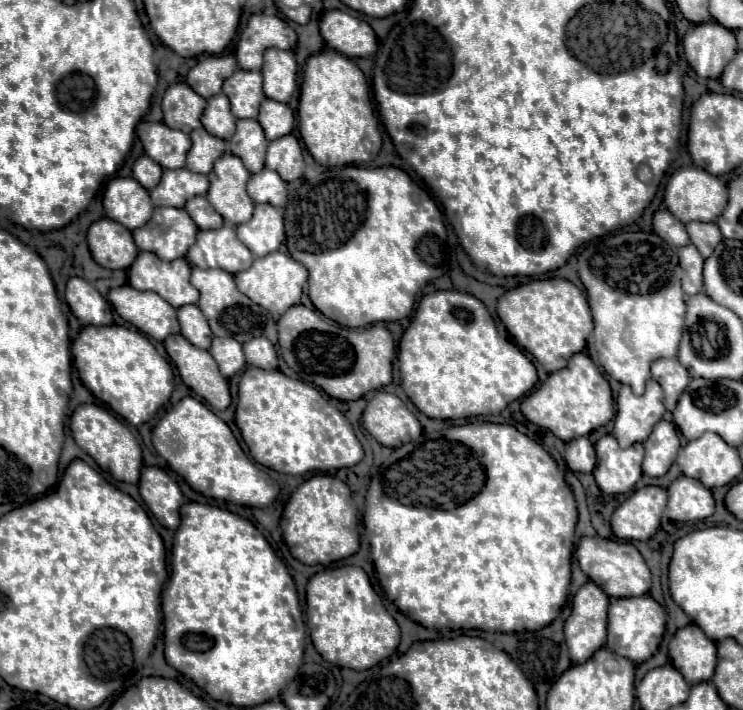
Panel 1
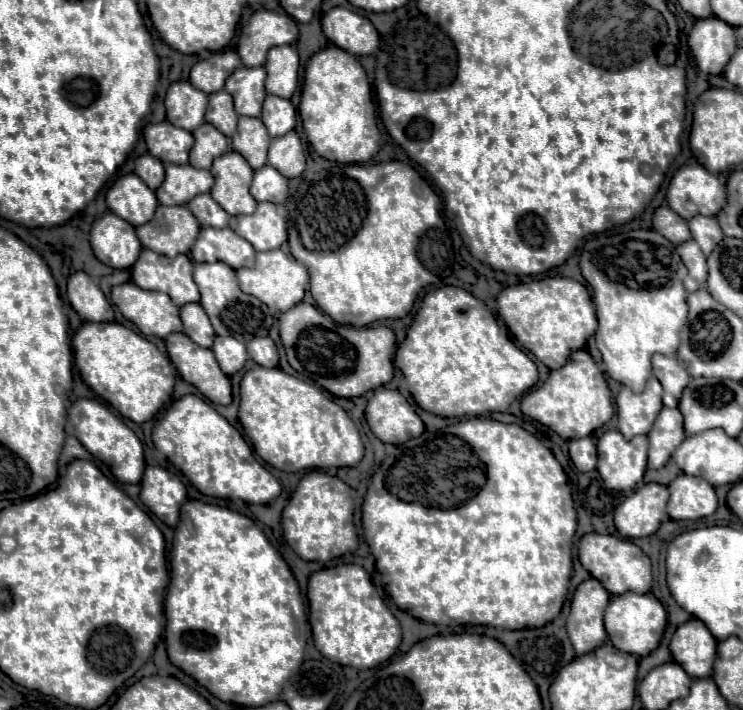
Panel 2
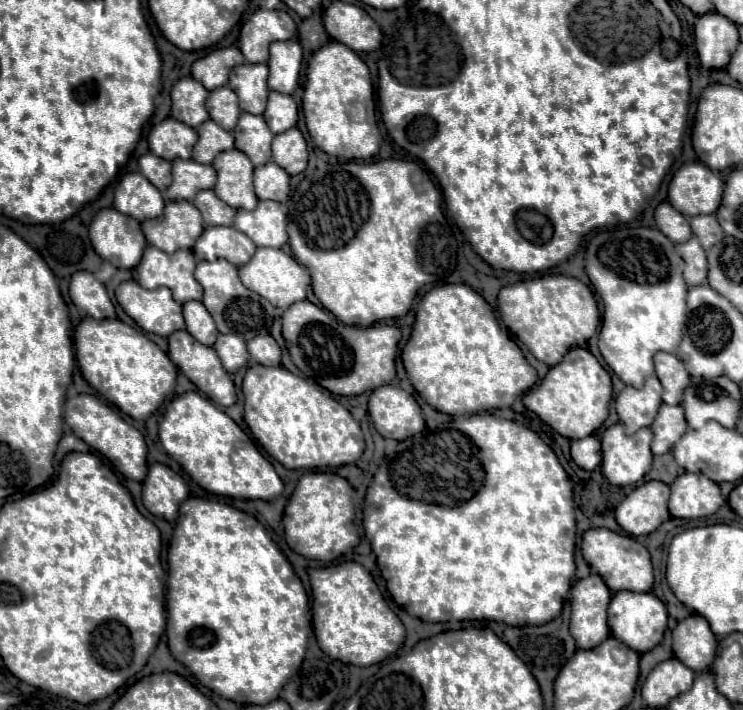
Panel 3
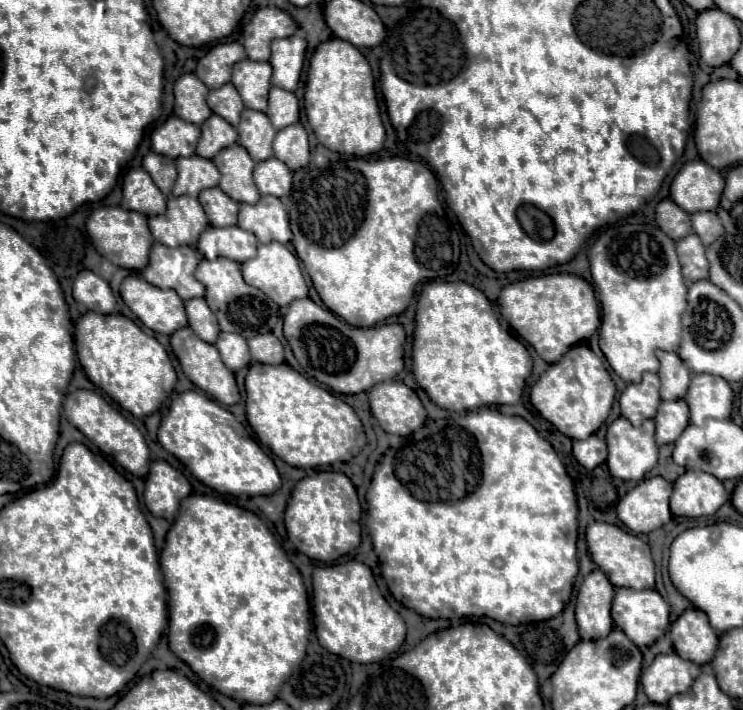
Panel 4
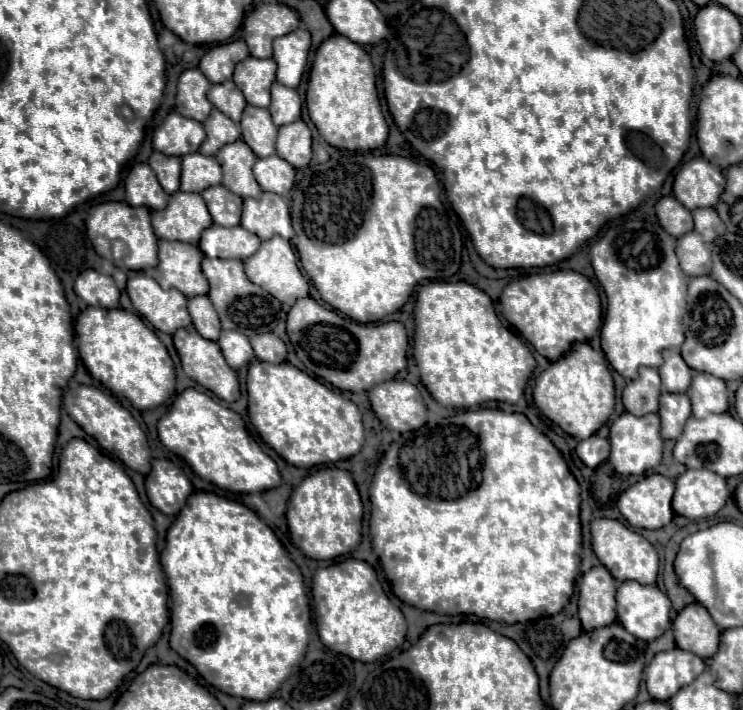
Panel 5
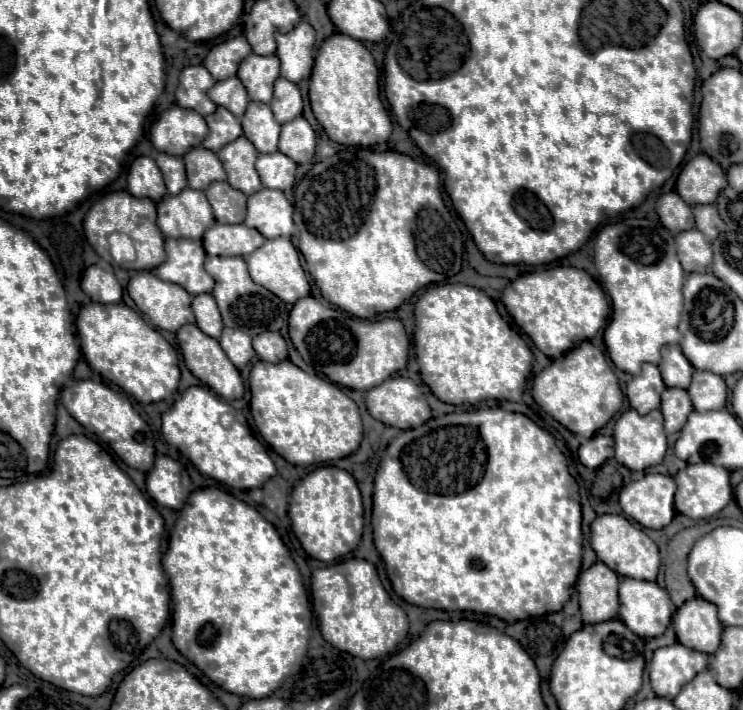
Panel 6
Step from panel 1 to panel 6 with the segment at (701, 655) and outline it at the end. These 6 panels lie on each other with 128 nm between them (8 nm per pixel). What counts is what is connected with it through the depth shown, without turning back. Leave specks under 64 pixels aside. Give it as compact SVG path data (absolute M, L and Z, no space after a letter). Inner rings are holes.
M692 598L684 602L674 618L672 618L678 642L704 652L704 654L714 654L716 648L720 646L720 636L724 626L718 620L716 606L708 604L704 598Z

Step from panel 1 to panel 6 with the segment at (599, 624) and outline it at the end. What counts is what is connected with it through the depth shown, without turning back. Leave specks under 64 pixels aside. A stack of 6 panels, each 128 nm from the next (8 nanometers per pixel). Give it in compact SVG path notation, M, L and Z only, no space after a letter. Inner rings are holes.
M604 562L592 564L578 576L580 612L584 624L598 624L618 616L618 574Z

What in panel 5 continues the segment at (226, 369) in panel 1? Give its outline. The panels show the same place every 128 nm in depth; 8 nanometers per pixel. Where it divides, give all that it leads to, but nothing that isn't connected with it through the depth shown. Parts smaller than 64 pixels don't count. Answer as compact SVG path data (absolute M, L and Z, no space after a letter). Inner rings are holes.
M222 330L220 338L218 338L218 346L232 370L246 366L254 358L250 340L240 332L224 332Z

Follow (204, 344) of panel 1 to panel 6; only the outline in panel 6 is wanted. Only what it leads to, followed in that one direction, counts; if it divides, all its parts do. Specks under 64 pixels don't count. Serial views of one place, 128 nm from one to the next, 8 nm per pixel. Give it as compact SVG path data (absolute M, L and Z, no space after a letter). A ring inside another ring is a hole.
M198 294L192 300L192 310L196 316L196 324L198 328L212 336L212 338L220 338L222 334L222 316L216 308L216 302L210 294Z

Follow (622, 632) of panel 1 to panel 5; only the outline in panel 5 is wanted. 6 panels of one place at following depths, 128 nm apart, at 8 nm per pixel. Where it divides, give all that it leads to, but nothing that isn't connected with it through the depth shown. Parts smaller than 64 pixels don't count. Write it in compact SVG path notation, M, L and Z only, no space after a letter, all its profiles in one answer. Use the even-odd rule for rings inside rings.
M622 582L616 604L620 624L638 640L652 642L670 628L670 598L656 586Z

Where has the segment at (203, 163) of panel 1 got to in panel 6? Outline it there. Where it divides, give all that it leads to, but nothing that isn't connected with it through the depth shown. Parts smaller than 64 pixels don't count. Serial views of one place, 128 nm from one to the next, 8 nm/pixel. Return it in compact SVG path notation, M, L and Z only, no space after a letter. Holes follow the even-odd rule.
M218 108L214 114L206 116L208 124L208 136L204 138L202 146L218 152L224 144L230 144L242 134L242 124L236 116L232 116L226 108Z

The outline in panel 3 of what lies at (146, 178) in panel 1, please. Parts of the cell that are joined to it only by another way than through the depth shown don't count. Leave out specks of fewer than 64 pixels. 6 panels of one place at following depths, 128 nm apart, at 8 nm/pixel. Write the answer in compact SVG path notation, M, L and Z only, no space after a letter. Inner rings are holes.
M144 154L138 158L138 168L148 178L148 182L154 184L160 192L164 192L164 188L168 188L168 184L172 182L172 166L164 158Z

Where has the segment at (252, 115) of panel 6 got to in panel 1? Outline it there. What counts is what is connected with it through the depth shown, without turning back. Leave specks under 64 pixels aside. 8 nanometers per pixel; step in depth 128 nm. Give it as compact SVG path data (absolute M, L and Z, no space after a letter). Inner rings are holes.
M236 120L236 134L230 140L230 152L244 162L250 174L264 168L266 148L268 140L256 120Z

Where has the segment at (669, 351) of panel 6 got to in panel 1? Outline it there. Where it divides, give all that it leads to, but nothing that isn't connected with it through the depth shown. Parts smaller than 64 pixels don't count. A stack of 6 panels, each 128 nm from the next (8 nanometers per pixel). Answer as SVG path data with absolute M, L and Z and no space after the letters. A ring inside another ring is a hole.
M660 358L652 364L652 378L662 386L666 396L664 404L672 412L676 408L680 392L684 392L690 382L688 370L676 358Z

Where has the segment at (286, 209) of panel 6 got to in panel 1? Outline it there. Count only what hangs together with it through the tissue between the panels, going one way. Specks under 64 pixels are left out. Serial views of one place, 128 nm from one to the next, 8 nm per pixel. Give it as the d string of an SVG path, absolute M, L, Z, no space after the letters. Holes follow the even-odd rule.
M256 204L254 216L248 224L236 226L236 234L244 240L244 244L248 244L248 250L254 256L268 256L286 240L284 218L278 208L272 208L270 204Z

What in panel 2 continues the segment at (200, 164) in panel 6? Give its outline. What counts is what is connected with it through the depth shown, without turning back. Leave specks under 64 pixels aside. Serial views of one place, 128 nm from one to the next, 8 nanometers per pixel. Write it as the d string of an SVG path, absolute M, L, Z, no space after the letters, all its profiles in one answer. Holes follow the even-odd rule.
M190 164L166 166L166 180L156 190L156 198L164 206L180 206L190 202L194 196L210 192L212 174L208 170L192 168Z

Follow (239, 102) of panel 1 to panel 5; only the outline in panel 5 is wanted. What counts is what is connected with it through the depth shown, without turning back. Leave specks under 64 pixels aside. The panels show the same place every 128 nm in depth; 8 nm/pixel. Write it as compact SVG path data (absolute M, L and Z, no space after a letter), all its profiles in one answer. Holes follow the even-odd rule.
M248 56L234 70L234 84L244 94L246 102L252 106L268 108L270 104L270 86L276 78L276 62L272 58L260 60Z

